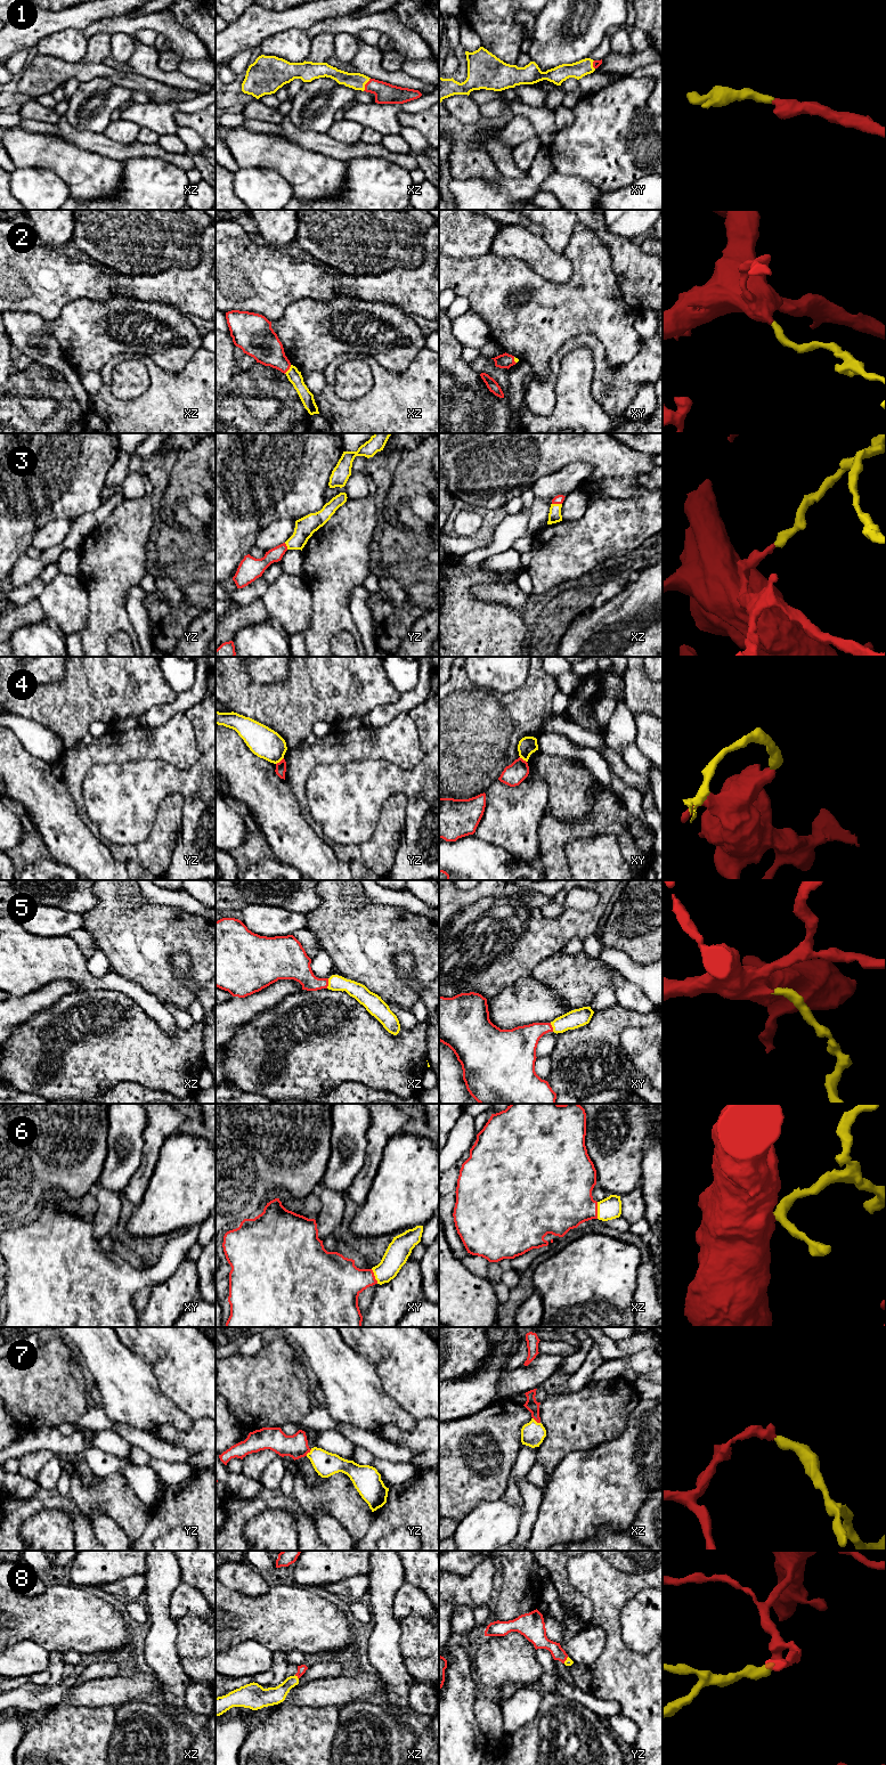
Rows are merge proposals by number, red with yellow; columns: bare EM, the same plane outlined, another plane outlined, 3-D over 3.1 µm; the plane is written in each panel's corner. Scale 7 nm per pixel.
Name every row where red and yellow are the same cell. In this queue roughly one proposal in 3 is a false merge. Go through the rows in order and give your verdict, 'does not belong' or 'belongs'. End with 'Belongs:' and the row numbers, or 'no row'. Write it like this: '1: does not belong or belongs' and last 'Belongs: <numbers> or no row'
1: belongs
2: belongs
3: belongs
4: does not belong
5: belongs
6: belongs
7: belongs
8: belongs
Belongs: 1, 2, 3, 5, 6, 7, 8

